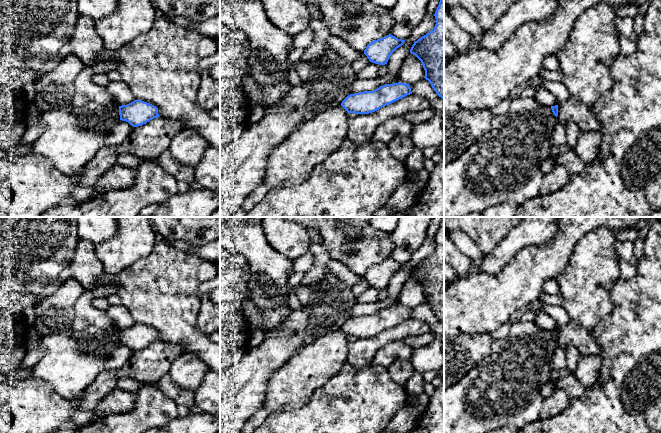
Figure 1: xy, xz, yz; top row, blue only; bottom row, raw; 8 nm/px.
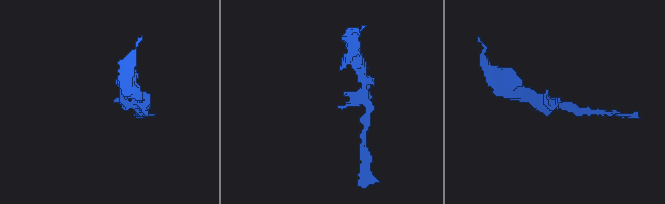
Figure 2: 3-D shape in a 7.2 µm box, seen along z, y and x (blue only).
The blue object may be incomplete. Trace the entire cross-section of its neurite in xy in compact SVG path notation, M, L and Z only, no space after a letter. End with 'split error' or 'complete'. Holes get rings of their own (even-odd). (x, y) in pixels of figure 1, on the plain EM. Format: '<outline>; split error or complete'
M142 324L119 330L120 344L128 346L131 350L137 351L146 348L150 344L160 341L158 332Z; complete

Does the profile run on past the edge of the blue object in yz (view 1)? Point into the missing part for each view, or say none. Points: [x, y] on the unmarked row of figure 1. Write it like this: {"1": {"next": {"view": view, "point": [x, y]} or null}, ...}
{"1": {"next": null}}

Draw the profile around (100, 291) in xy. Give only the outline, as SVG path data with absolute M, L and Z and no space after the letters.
M106 285L106 286L97 286L94 290L91 291L92 297L105 297L107 298L110 295L118 294L119 286L118 285Z

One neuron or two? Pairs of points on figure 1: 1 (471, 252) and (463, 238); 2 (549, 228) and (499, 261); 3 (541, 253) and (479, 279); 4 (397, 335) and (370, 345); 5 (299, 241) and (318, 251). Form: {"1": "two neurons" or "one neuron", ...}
{"1": "one neuron", "2": "one neuron", "3": "one neuron", "4": "one neuron", "5": "two neurons"}

